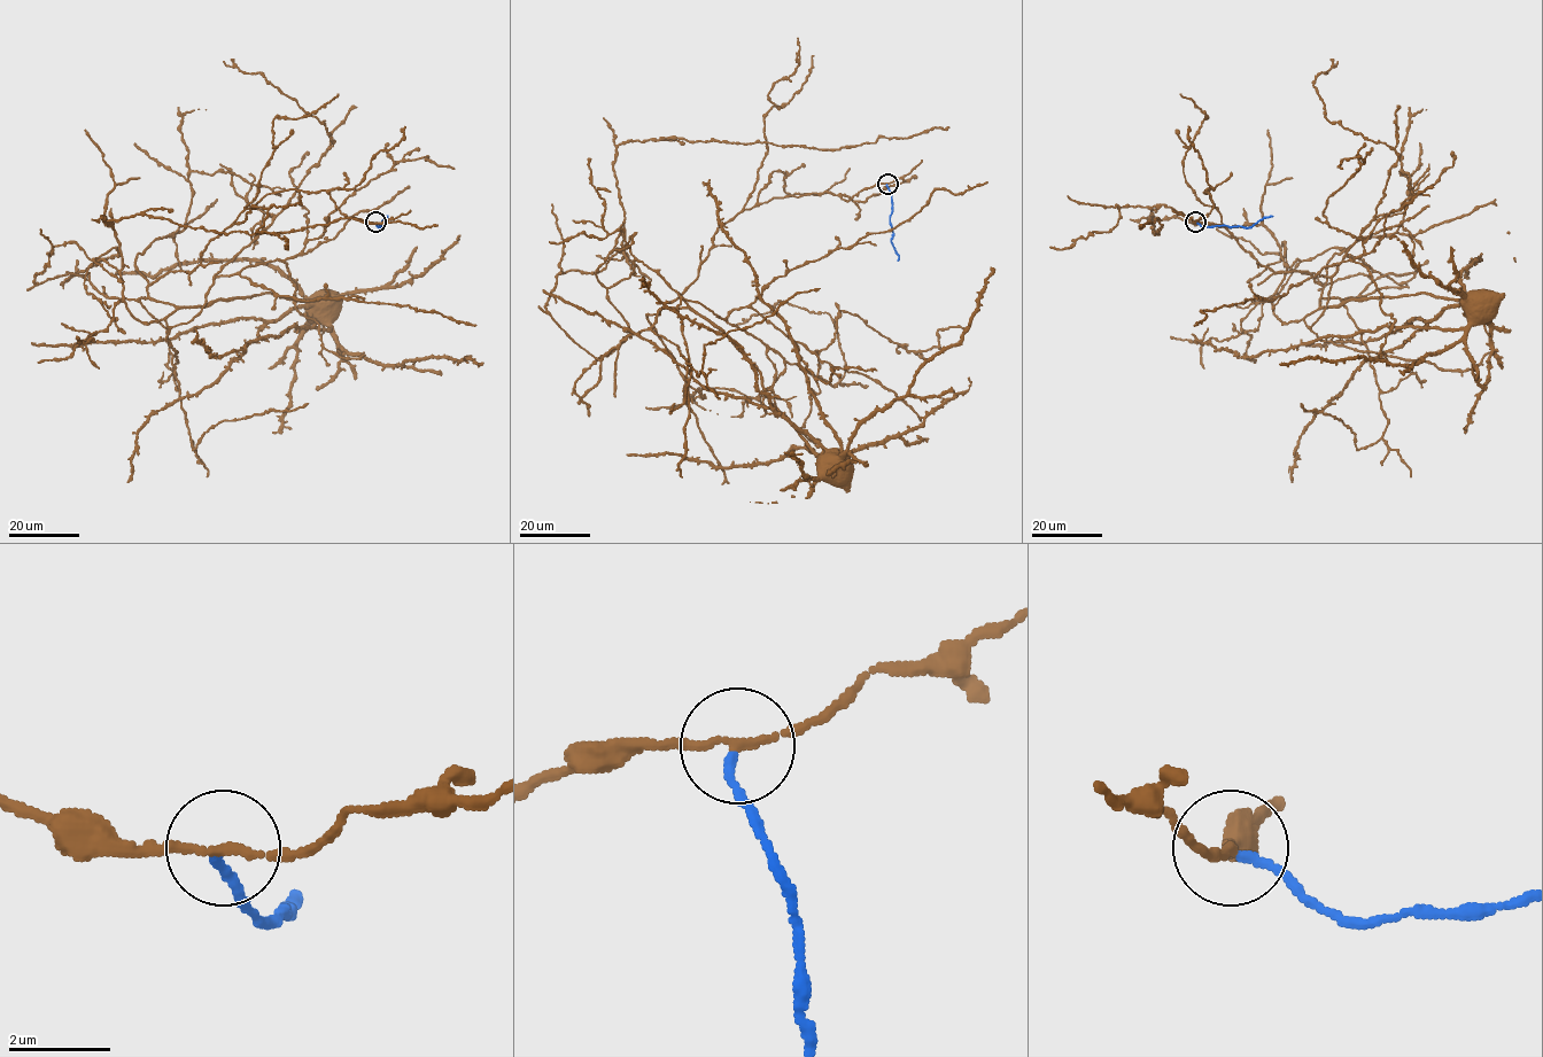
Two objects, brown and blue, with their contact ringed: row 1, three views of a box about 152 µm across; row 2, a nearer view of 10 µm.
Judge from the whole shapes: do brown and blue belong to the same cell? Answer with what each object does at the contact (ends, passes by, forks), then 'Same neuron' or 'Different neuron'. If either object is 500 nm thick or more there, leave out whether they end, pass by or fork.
At the ring brown passes by. At the ring blue ends. Different neuron

